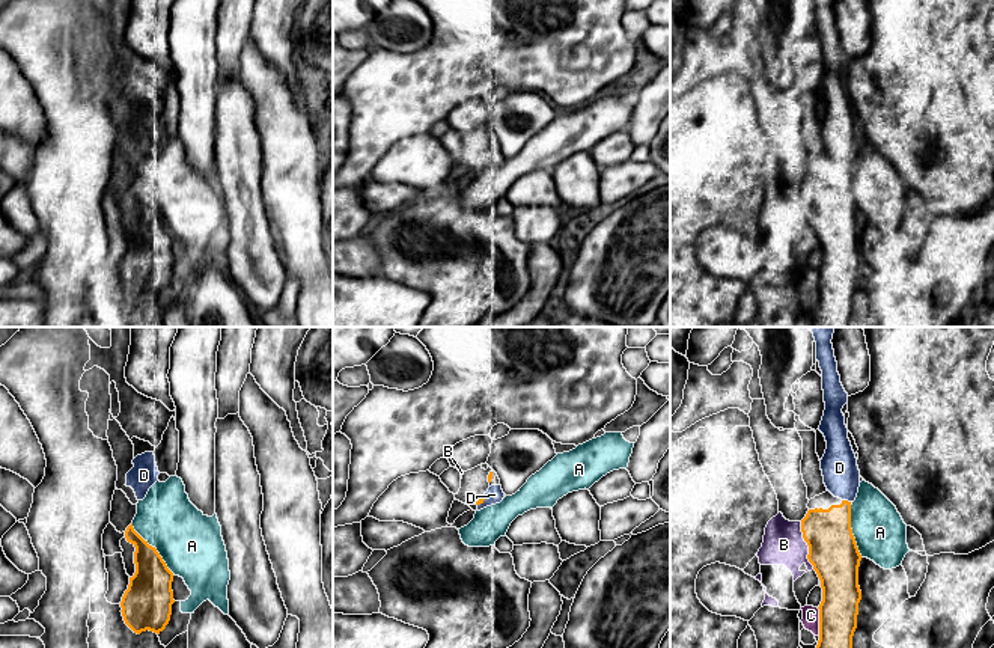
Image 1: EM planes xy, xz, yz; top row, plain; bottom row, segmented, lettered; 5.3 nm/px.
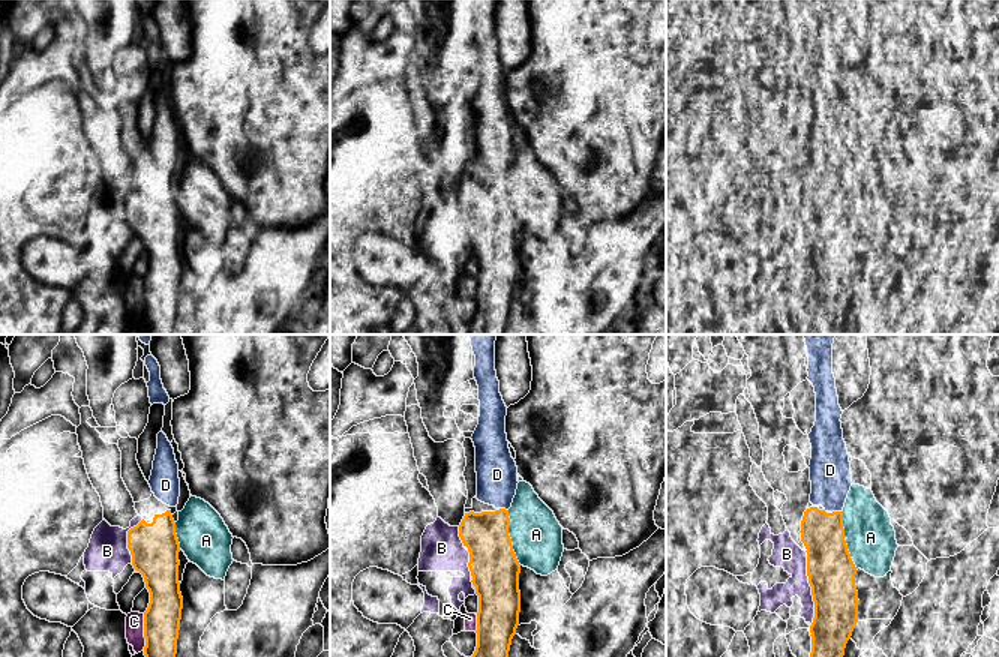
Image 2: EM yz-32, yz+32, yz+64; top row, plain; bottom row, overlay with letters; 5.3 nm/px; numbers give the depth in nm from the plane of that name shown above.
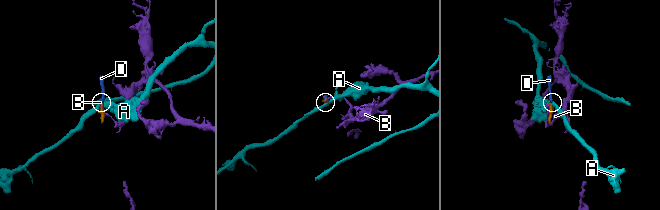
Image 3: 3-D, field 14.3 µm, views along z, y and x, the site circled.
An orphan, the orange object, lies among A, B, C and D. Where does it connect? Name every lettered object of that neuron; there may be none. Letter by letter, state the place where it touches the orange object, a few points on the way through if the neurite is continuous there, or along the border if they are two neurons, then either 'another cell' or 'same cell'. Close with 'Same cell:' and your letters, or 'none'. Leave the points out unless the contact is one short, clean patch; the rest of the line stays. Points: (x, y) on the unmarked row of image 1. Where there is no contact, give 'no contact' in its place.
A: meets orange in xy at (154, 210); another cell
B: meets orange in yz at (808, 207); another cell
C: meets orange in yz at (820, 284); border along yz (817, 270), (820, 297); another cell
D: meets orange in yz at (847, 163); same cell
Same cell: D

